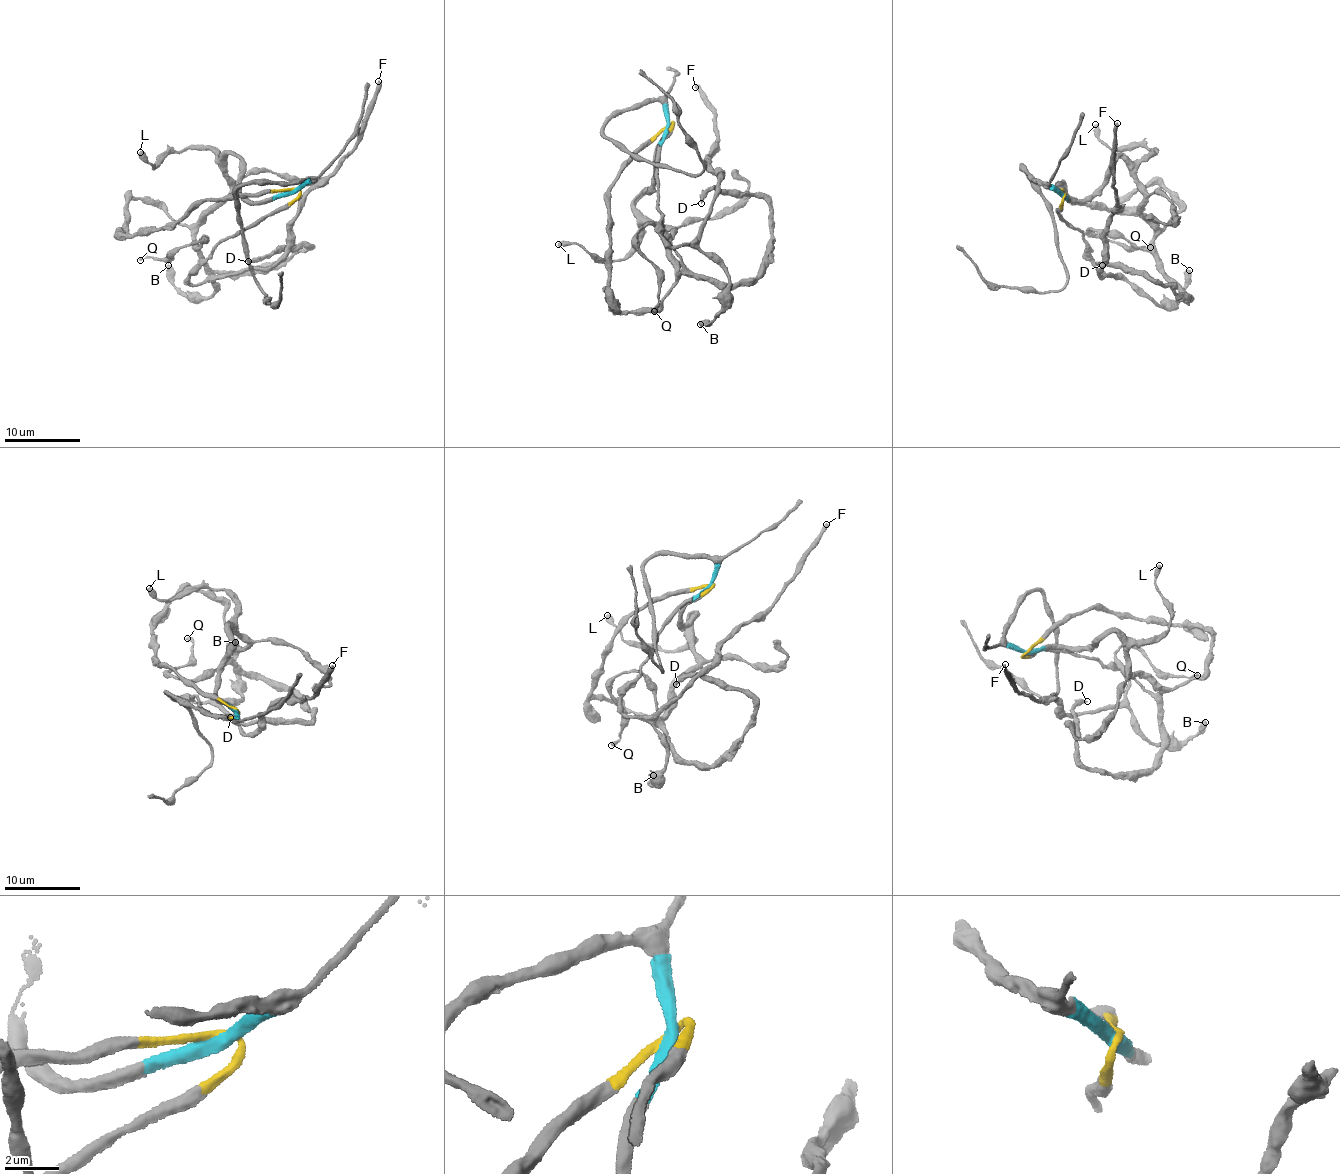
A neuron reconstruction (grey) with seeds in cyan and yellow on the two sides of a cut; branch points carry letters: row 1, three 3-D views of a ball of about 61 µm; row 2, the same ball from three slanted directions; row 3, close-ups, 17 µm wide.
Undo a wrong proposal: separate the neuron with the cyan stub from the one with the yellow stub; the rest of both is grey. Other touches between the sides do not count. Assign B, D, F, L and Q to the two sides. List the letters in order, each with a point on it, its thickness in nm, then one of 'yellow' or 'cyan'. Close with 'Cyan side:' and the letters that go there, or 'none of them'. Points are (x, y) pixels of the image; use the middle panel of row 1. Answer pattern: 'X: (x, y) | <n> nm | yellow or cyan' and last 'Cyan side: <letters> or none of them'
B: (700, 324) | 600 nm | yellow
D: (701, 203) | 260 nm | cyan
F: (695, 87) | 360 nm | yellow
L: (558, 244) | 550 nm | cyan
Q: (654, 311) | 320 nm | cyan
Cyan side: D, L, Q

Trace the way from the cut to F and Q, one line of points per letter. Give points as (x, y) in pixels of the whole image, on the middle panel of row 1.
F: (667, 125), (656, 206), (674, 246), (694, 243), (719, 175), (706, 169), (713, 112), (695, 87)
Q: (667, 125), (656, 182), (635, 204), (674, 231), (683, 267), (665, 233), (640, 227), (656, 270), (654, 312)

